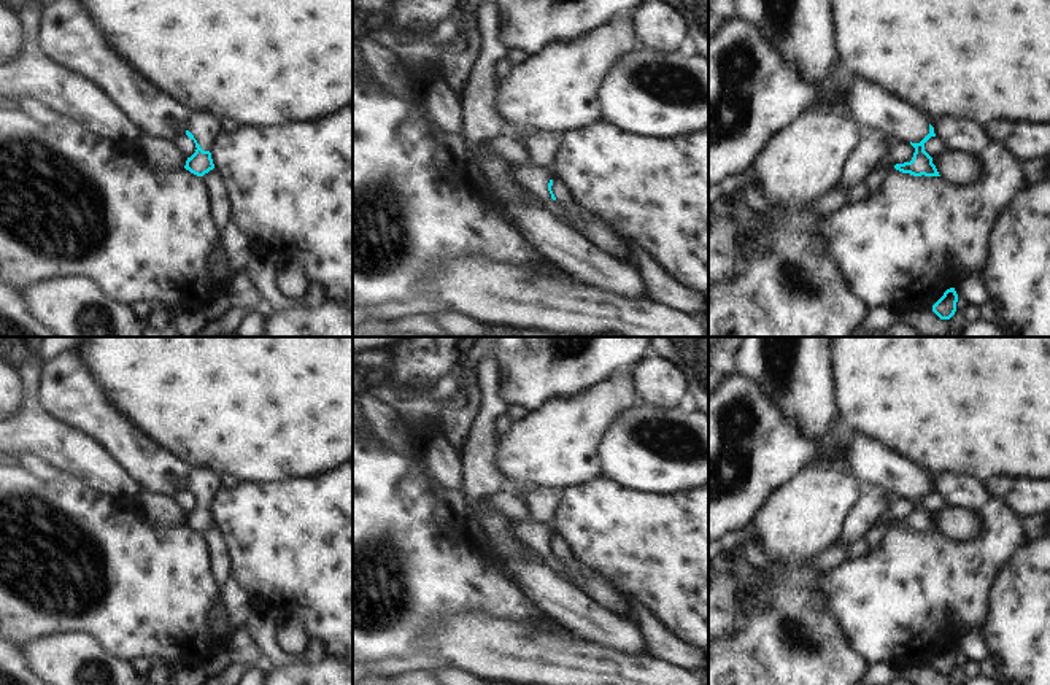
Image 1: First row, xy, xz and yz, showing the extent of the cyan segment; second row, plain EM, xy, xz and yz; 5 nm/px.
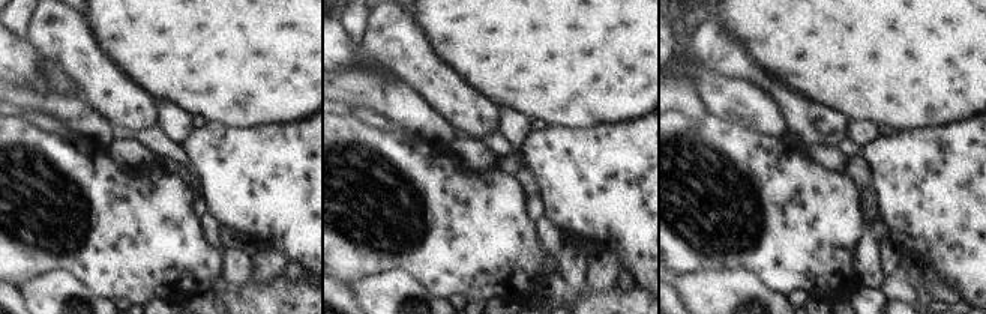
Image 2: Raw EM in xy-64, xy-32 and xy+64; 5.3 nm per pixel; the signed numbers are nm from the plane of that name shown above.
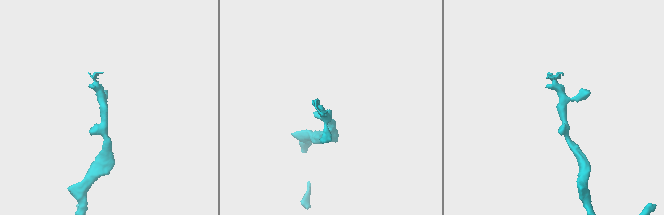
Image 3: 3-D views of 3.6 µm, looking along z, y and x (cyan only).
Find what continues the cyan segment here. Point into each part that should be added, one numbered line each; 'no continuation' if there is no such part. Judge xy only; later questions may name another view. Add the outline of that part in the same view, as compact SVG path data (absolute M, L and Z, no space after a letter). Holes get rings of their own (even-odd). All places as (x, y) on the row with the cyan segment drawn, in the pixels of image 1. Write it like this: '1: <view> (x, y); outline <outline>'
1: xy (205, 127); outline M192 110L187 130L194 135L203 151L211 151L222 132L222 122L208 111Z

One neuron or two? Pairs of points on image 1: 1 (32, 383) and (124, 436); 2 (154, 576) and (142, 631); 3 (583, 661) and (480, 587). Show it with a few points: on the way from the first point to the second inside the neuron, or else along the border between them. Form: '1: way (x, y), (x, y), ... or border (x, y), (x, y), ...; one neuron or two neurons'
1: border (43, 363), (40, 404), (59, 420); two neurons
2: way (148, 590), (142, 596), (142, 617); one neuron
3: border (494, 614), (531, 625); two neurons

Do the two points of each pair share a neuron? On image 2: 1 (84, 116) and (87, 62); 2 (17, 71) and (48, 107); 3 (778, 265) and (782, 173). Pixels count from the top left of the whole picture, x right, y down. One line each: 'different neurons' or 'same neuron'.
1: different neurons
2: different neurons
3: same neuron

